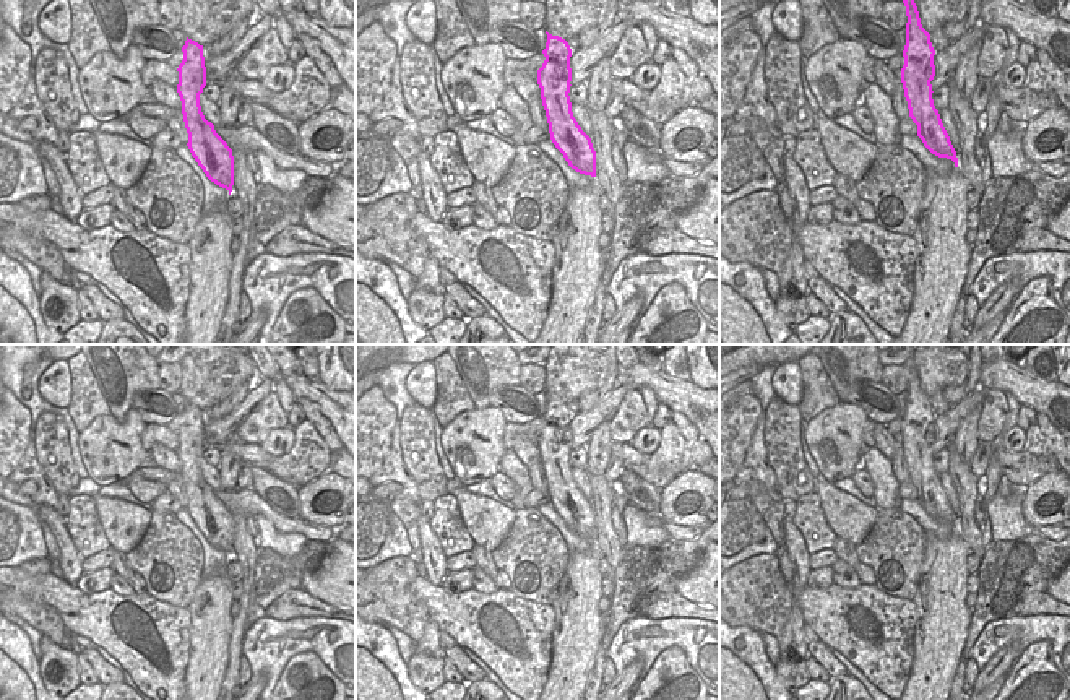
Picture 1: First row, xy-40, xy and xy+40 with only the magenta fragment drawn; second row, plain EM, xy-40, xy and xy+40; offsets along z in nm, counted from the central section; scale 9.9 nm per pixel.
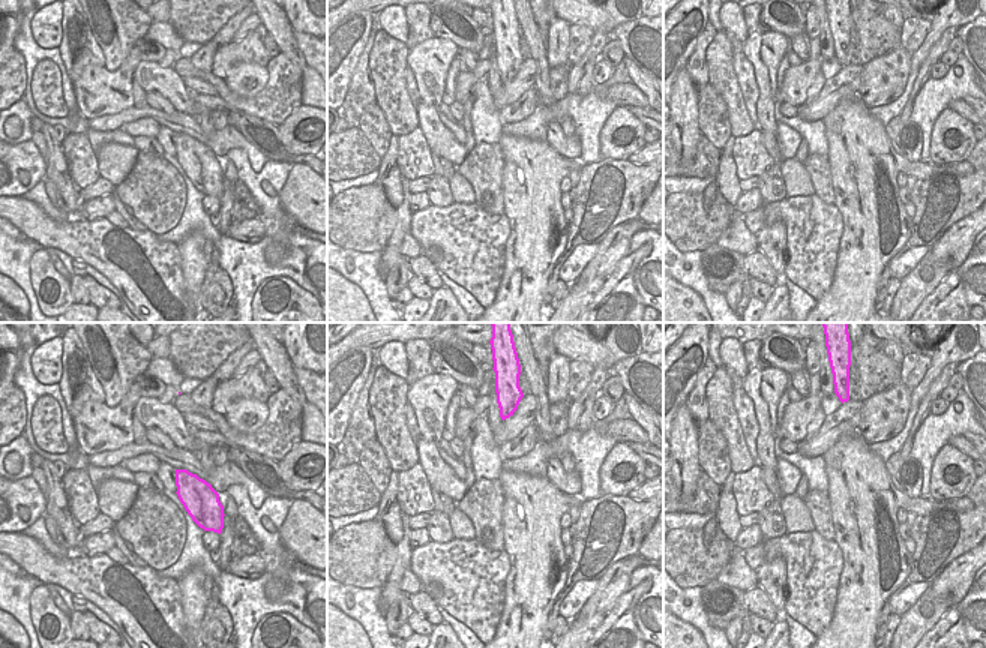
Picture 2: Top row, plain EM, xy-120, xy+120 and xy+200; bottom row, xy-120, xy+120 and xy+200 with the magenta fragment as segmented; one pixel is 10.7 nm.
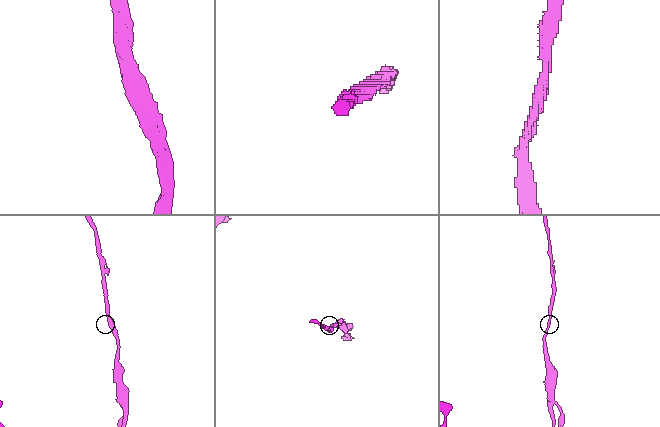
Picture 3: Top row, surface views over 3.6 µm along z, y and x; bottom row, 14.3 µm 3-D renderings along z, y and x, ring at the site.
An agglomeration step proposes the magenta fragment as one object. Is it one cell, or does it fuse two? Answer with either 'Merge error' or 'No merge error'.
No merge error

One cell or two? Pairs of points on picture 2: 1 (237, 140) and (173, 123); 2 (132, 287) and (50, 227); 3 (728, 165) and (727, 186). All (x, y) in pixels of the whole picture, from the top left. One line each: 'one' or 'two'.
1: one
2: one
3: one

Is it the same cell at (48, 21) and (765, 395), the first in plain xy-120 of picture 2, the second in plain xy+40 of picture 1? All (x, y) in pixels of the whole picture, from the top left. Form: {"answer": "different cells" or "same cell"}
{"answer": "different cells"}

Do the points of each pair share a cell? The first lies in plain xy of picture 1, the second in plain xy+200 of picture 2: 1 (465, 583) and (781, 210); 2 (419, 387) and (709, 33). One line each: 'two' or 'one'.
1: two
2: two

